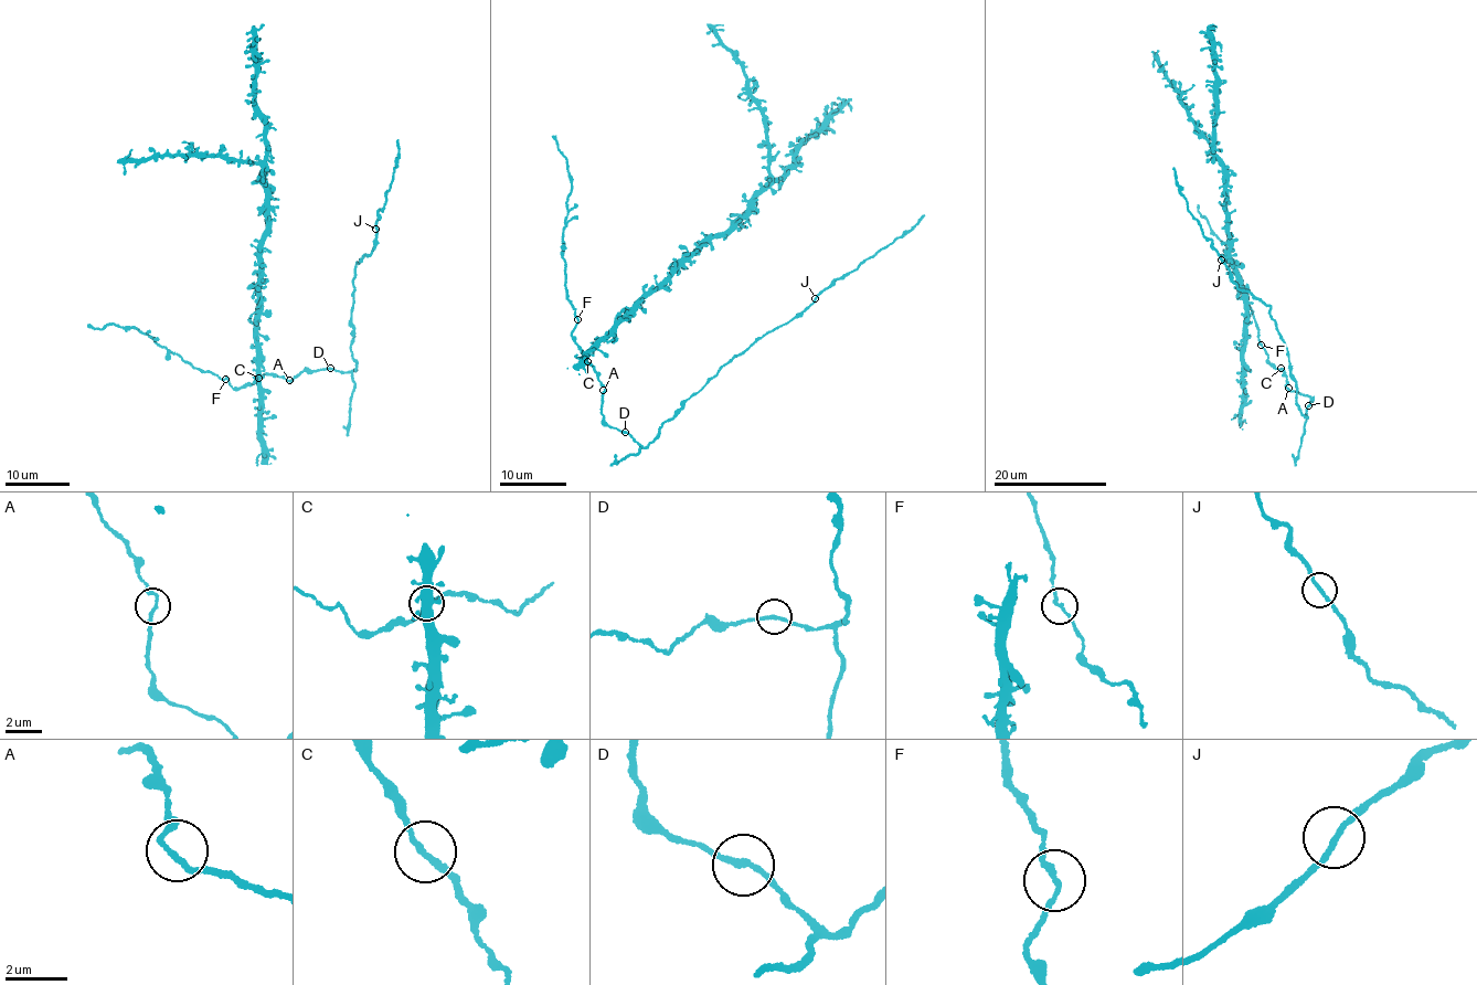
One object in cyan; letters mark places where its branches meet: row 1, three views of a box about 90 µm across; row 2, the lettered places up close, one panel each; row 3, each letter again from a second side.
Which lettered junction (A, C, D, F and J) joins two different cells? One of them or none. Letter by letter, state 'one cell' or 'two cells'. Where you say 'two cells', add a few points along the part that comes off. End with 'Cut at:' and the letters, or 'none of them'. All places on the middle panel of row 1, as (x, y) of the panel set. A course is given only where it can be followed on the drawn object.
A: one cell
C: one cell
D: one cell
F: one cell
J: one cell
Cut at: none of them

